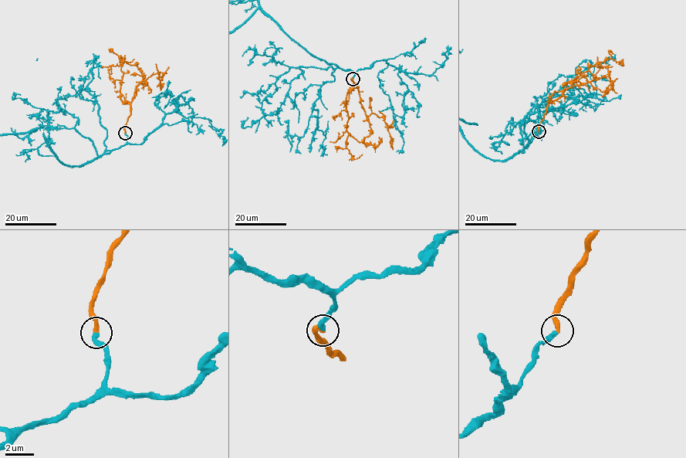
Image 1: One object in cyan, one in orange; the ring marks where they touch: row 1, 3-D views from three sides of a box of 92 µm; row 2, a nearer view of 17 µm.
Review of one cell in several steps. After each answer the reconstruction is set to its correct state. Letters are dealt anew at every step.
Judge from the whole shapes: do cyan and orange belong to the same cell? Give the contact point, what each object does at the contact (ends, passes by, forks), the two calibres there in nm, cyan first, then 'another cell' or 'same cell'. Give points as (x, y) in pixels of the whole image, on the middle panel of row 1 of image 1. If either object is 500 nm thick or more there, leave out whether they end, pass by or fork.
(353, 79) | cyan ends | orange ends | 340/320 nm | same cell

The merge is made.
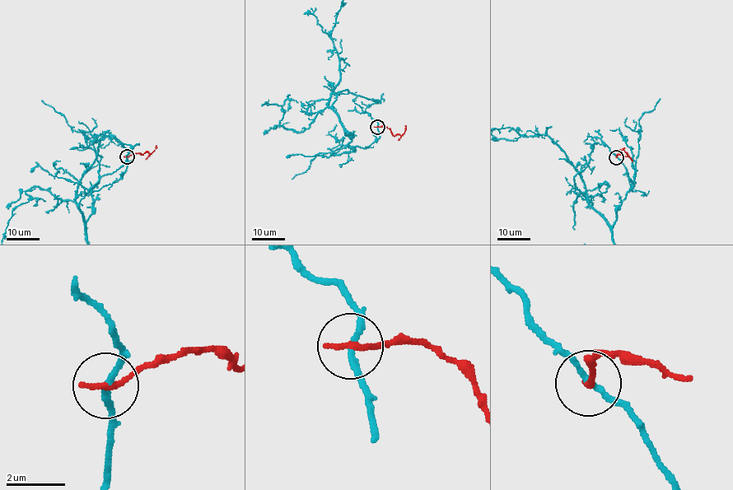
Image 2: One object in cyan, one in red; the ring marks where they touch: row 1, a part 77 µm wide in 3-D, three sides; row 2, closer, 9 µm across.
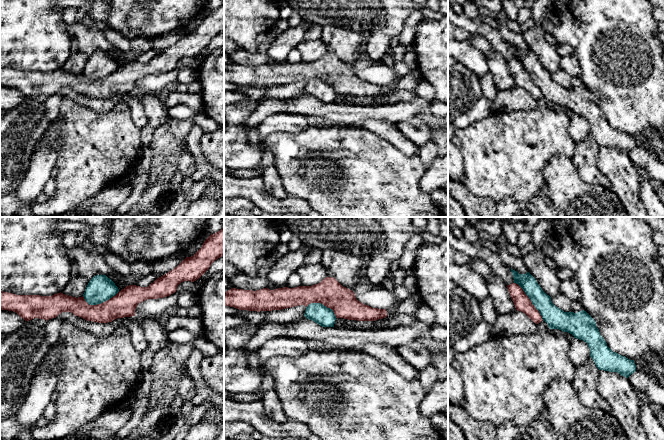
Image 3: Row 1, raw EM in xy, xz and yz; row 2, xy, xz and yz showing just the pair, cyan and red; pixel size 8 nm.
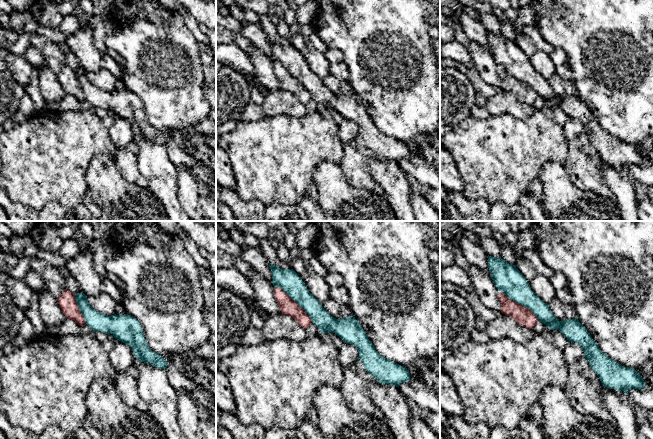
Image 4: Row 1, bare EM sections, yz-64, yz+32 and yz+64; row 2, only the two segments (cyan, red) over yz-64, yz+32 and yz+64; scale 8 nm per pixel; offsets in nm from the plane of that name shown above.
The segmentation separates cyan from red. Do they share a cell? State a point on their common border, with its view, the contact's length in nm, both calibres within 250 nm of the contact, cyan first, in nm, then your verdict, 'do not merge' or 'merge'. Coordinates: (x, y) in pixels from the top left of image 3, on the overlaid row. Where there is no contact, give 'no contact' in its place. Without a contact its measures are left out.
contact yz (531, 301); length 400 nm; calibres 160 and 130 nm; do not merge

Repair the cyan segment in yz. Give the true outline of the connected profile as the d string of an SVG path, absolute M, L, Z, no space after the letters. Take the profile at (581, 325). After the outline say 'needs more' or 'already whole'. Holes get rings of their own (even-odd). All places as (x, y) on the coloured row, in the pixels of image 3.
M512 268L511 272L514 283L523 289L549 328L568 332L574 338L586 342L590 349L590 357L599 370L617 372L626 378L636 371L634 360L613 352L607 346L595 320L586 311L564 312L552 303L551 297L542 290L529 272L519 274Z; already whole

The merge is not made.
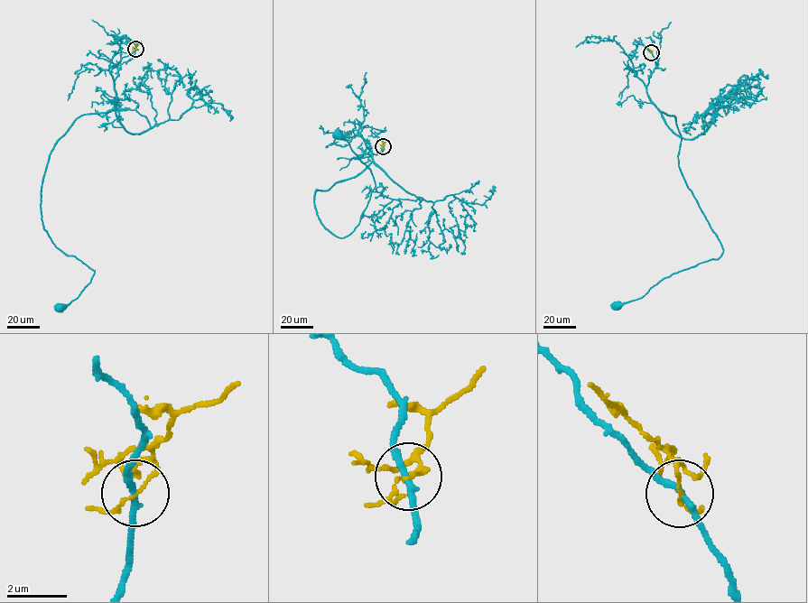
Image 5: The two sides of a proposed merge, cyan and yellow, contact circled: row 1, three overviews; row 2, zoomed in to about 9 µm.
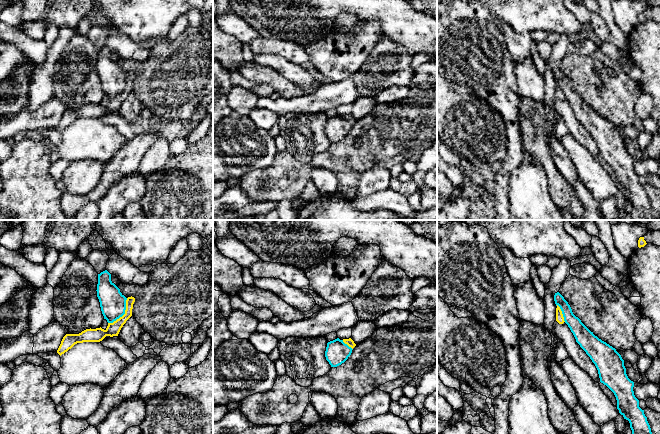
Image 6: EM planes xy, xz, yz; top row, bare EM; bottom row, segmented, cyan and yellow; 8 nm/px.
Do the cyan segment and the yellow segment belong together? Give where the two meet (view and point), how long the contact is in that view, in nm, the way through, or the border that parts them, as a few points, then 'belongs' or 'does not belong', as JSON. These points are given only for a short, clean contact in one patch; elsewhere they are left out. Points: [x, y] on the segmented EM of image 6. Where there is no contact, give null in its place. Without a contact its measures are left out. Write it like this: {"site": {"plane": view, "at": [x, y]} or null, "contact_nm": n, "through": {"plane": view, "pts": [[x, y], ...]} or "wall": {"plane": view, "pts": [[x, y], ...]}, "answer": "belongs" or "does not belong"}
{"site": {"plane": "xy", "at": [123, 314]}, "contact_nm": 260, "wall": {"plane": "xy", "pts": [[127, 298], [125, 312], [108, 323]]}, "answer": "does not belong"}

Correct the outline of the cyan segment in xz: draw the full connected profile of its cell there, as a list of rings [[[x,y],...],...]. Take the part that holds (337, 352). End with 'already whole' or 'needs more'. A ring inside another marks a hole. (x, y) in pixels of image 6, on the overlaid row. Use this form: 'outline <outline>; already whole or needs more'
outline [[[337,338],[327,343],[325,357],[331,367],[337,367],[348,359],[352,350],[343,340]]]; already whole

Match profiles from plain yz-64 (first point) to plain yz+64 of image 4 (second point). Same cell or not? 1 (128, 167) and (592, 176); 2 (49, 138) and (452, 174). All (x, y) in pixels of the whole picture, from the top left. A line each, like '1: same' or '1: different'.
1: same
2: different

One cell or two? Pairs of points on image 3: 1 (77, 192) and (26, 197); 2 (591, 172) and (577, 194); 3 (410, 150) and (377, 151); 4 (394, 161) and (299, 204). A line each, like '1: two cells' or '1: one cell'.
1: two cells
2: two cells
3: two cells
4: two cells

